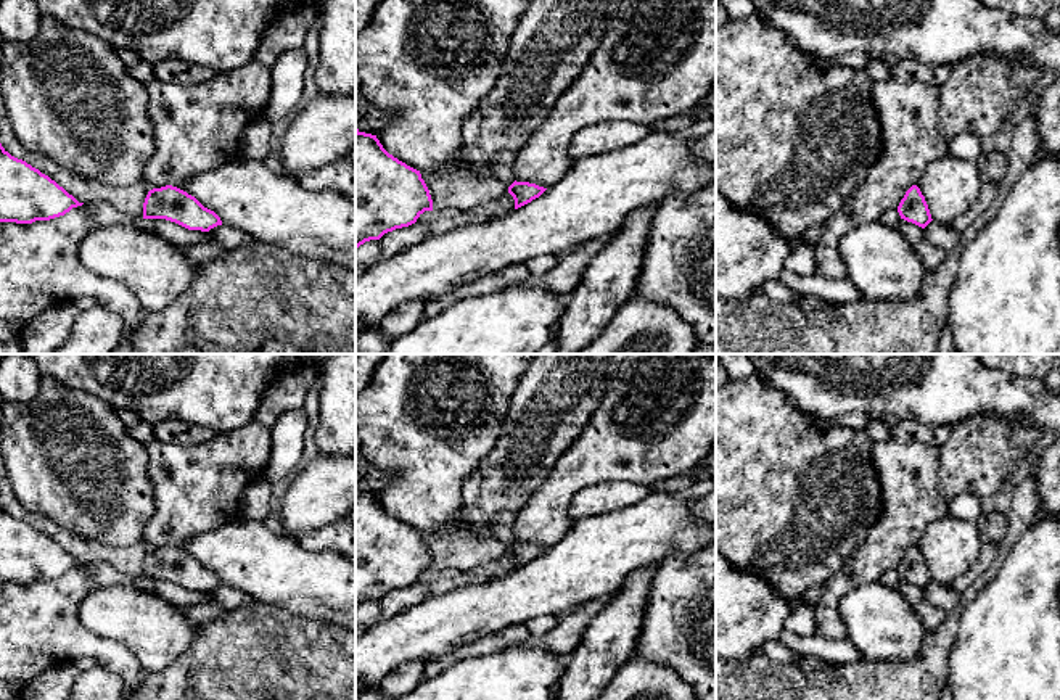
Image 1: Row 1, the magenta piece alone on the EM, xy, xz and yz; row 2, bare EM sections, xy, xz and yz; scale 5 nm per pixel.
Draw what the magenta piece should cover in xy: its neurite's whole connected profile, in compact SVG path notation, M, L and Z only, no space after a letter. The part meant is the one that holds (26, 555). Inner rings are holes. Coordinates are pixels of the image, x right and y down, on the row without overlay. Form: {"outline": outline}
{"outline": "M0 504L0 583L50 581L82 565L48 536L11 517Z"}

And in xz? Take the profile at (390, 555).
{"outline": "M355 484L355 608L433 571L420 531L389 515Z"}

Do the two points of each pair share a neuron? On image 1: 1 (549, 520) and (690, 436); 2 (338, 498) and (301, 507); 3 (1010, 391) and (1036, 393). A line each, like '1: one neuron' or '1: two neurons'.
1: one neuron
2: one neuron
3: one neuron

